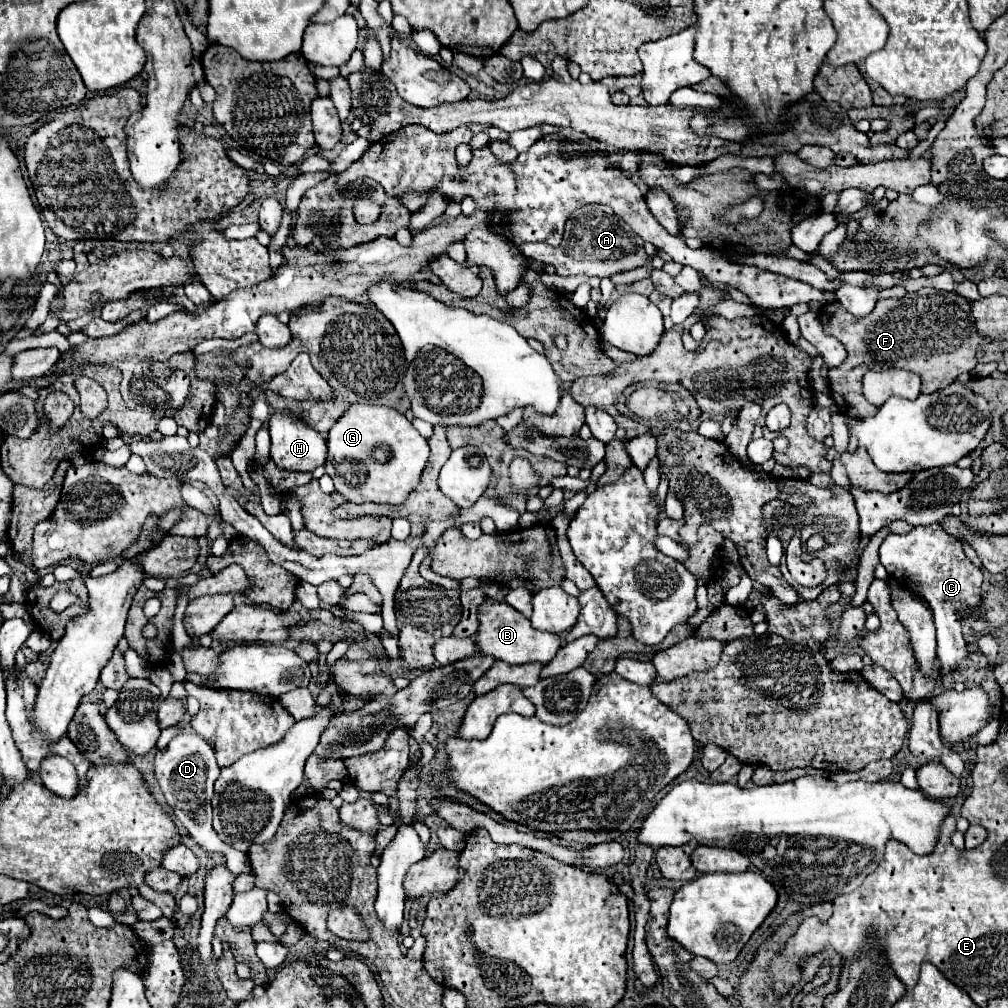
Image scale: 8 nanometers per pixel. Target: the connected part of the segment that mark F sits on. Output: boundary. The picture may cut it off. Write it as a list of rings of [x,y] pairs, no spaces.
[[[924,287],[920,291],[906,293],[902,299],[880,299],[876,303],[874,311],[866,317],[854,317],[838,301],[824,305],[818,315],[824,325],[824,331],[828,335],[834,335],[836,339],[840,339],[848,351],[846,363],[842,363],[842,367],[838,367],[838,369],[830,369],[828,379],[830,379],[832,399],[836,401],[840,411],[844,415],[856,417],[856,419],[870,417],[876,411],[876,407],[866,403],[866,399],[862,395],[862,377],[866,371],[870,371],[870,369],[878,371],[884,367],[912,371],[912,373],[920,375],[920,379],[922,379],[922,393],[930,395],[934,391],[944,389],[946,385],[950,385],[960,373],[972,371],[976,365],[976,351],[982,349],[986,353],[986,349],[988,349],[988,343],[984,343],[984,339],[976,333],[972,313],[970,313],[970,303],[966,303],[962,297],[948,293],[948,291],[938,293],[938,289],[932,289],[932,287]]]

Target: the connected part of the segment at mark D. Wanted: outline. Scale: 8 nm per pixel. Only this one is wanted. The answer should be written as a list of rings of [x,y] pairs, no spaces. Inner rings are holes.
[[[180,733],[176,735],[164,751],[156,751],[156,779],[164,791],[166,803],[174,809],[176,817],[188,829],[190,837],[204,847],[206,851],[218,851],[226,859],[226,865],[236,877],[251,870],[247,854],[222,843],[222,839],[212,829],[212,807],[210,799],[214,793],[214,781],[220,775],[220,767],[216,765],[214,749],[196,733]]]

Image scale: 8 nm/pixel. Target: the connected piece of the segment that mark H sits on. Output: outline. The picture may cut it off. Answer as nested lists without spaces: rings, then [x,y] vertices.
[[[274,413],[268,419],[268,429],[272,437],[272,447],[270,447],[270,459],[278,465],[278,469],[284,471],[314,471],[316,467],[324,465],[326,461],[326,439],[306,427],[298,417],[288,415],[288,413]]]

